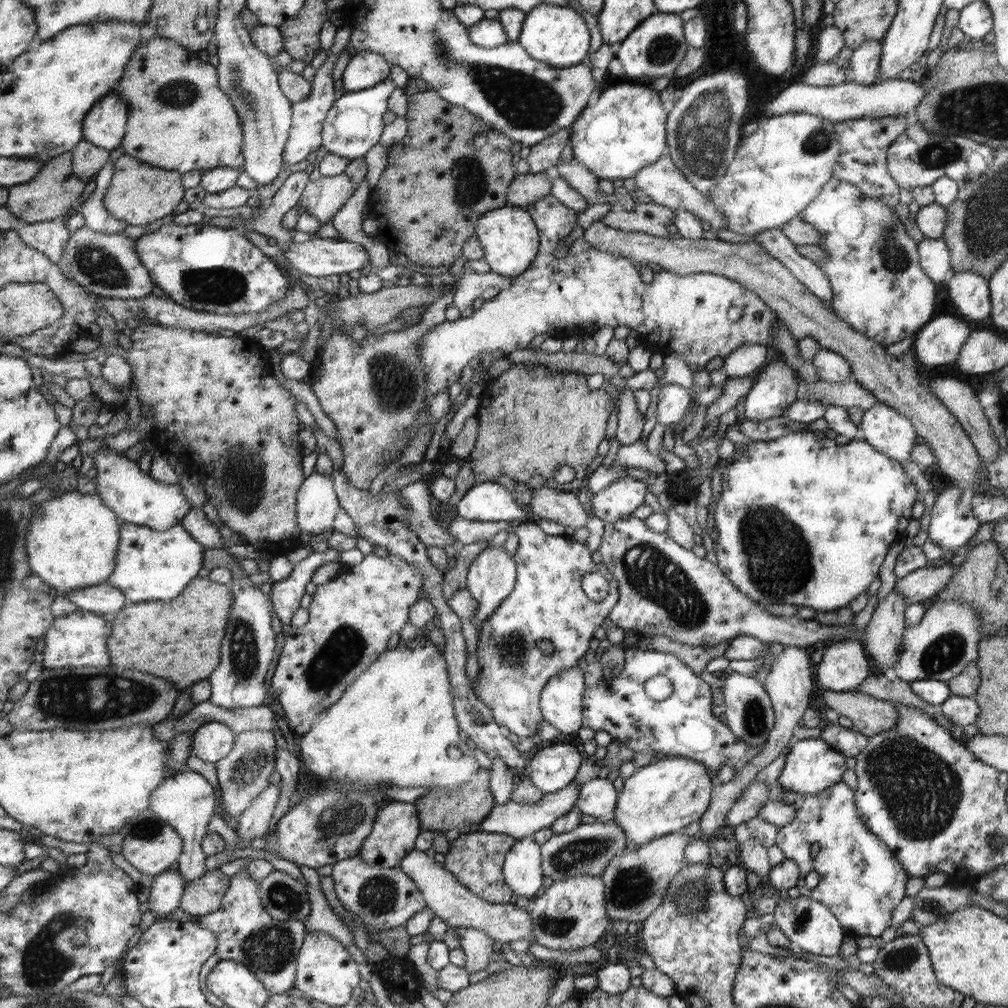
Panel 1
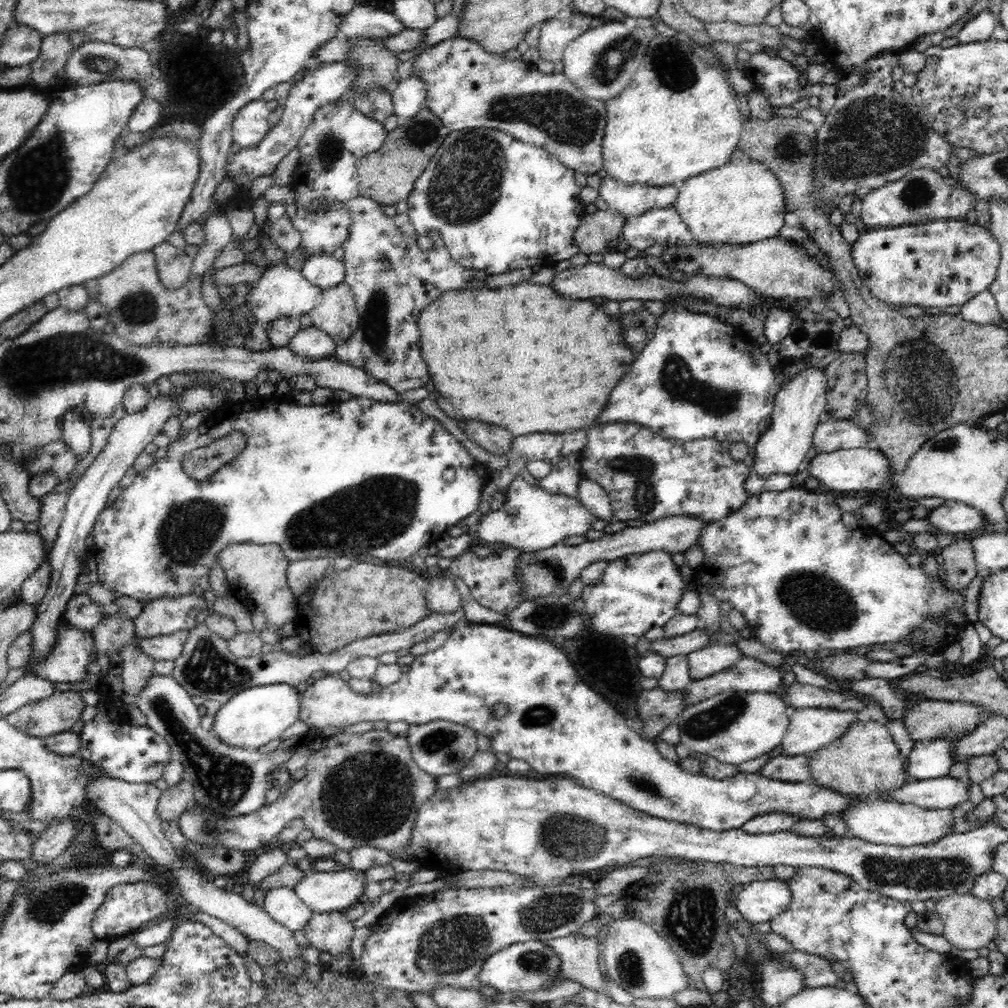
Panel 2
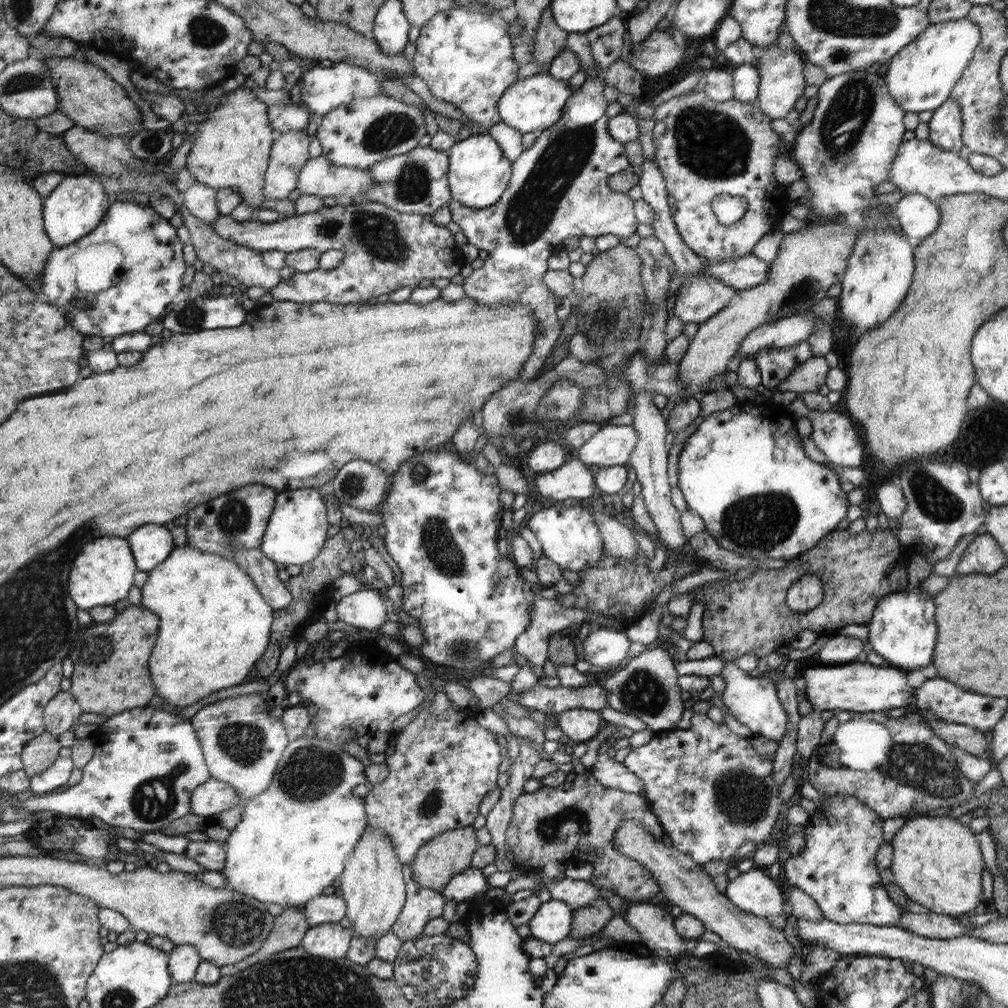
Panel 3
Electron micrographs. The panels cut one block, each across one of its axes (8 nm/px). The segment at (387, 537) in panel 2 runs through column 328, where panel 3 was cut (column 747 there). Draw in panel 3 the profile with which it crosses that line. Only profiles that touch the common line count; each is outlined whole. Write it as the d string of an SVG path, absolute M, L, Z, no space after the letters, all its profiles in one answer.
M734 405L732 408L726 410L719 410L714 414L710 413L687 439L684 449L680 451L678 457L678 480L679 487L684 494L687 502L687 508L697 512L704 520L706 530L726 549L736 552L744 558L752 559L789 559L797 558L799 554L803 554L807 550L817 546L819 541L830 532L835 530L836 524L840 524L846 516L848 510L848 502L846 502L846 495L840 490L840 482L836 478L836 472L820 466L818 462L812 462L804 450L802 450L802 440L798 436L798 432L794 430L794 418L792 414L788 414L788 409L780 414L774 414L770 410L766 410L765 406L738 406Z

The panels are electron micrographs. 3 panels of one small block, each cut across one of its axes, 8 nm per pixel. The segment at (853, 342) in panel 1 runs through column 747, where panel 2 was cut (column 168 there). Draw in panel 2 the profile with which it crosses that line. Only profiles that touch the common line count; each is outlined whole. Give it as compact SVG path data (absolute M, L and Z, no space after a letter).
M166 241L153 249L160 282L167 289L175 289L183 285L191 274L193 258L180 248L174 248Z

